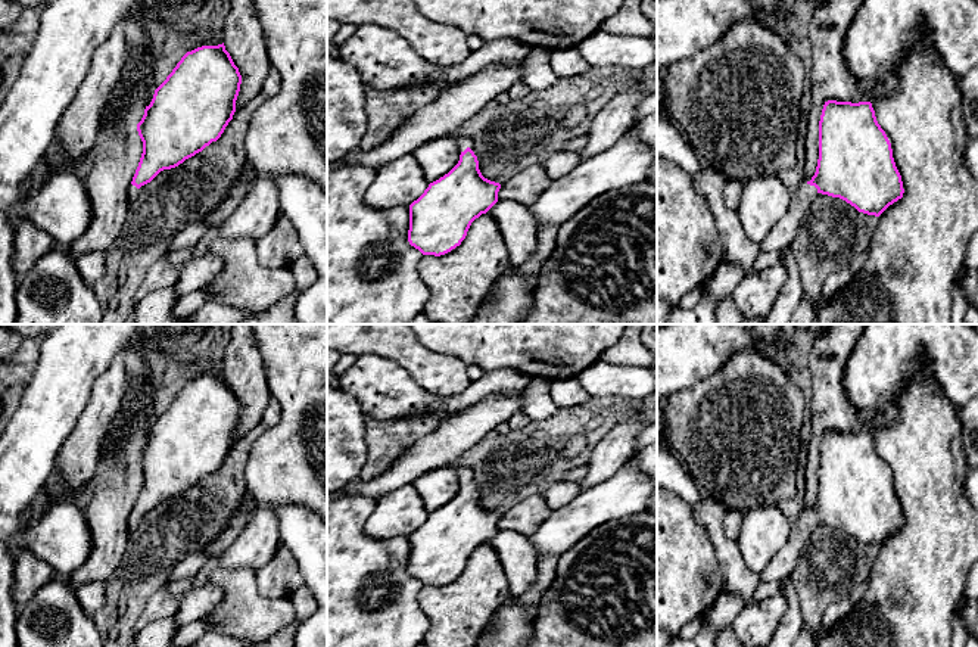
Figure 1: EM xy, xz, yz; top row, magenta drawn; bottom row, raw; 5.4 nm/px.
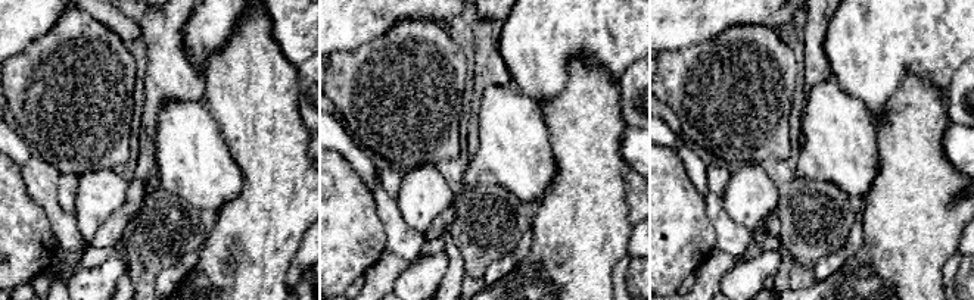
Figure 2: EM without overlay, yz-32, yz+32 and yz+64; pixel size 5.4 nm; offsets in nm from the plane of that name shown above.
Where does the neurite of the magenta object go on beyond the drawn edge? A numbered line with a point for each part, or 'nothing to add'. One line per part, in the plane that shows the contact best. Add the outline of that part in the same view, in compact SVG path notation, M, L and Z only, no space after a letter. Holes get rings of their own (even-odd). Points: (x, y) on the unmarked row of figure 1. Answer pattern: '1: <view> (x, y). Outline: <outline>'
1: yz (781, 566). Outline: M803 511L792 528L791 539L782 547L760 573L761 582L782 582L791 575L810 532L817 525L815 516Z

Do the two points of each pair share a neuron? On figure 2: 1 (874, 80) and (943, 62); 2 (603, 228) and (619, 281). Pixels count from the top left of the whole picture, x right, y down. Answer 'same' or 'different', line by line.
1: same
2: different

